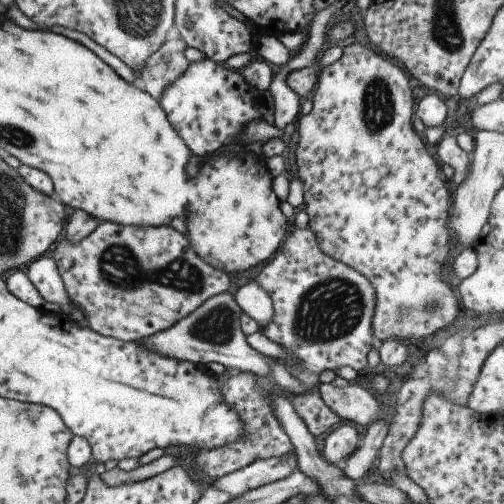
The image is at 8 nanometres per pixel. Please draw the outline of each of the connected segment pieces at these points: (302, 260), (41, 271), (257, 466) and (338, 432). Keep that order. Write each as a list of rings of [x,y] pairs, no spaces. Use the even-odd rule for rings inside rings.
[[[310,226],[296,227],[288,234],[285,244],[281,244],[274,258],[260,270],[255,282],[268,294],[274,308],[272,323],[262,333],[299,359],[300,369],[286,368],[295,378],[313,388],[306,395],[286,396],[308,431],[318,439],[342,418],[320,397],[317,375],[342,365],[356,371],[366,368],[368,354],[377,345],[373,330],[376,292],[360,272],[326,255]]]
[[[39,257],[26,270],[27,278],[32,282],[43,300],[42,306],[64,306],[71,304],[69,294],[65,290],[57,265],[52,258]]]
[[[294,451],[286,457],[257,459],[245,468],[219,477],[212,486],[240,497],[250,490],[287,478],[294,473],[297,465],[297,455]]]
[[[348,424],[338,426],[324,440],[324,448],[320,450],[321,458],[333,466],[342,466],[346,458],[358,448],[360,444],[358,438],[359,435],[352,426]]]

